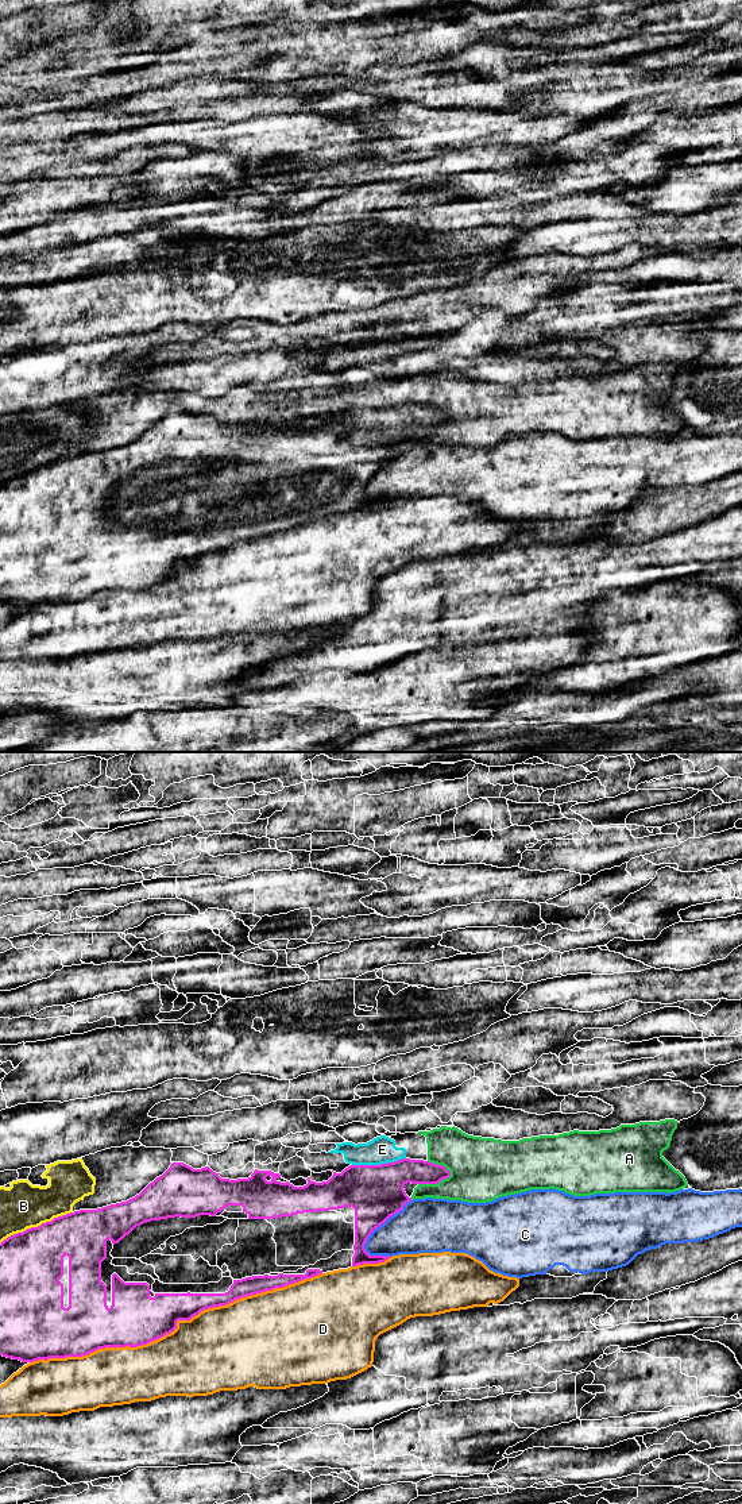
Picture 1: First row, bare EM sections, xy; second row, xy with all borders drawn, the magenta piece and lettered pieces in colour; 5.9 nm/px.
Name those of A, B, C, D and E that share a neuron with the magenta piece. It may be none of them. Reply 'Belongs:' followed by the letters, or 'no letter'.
Belongs: no letter

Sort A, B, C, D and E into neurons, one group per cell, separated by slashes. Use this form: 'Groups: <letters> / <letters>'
Groups: A E / B / C / D

